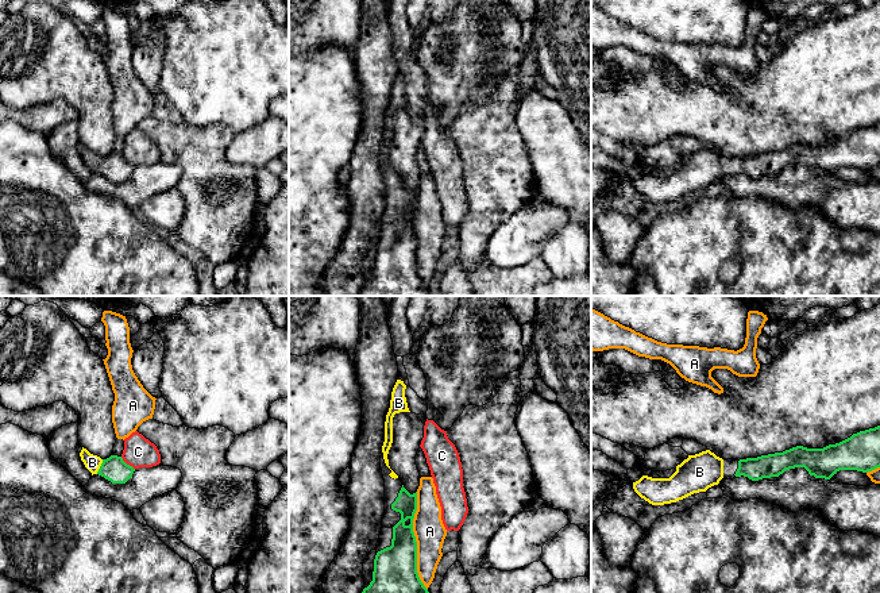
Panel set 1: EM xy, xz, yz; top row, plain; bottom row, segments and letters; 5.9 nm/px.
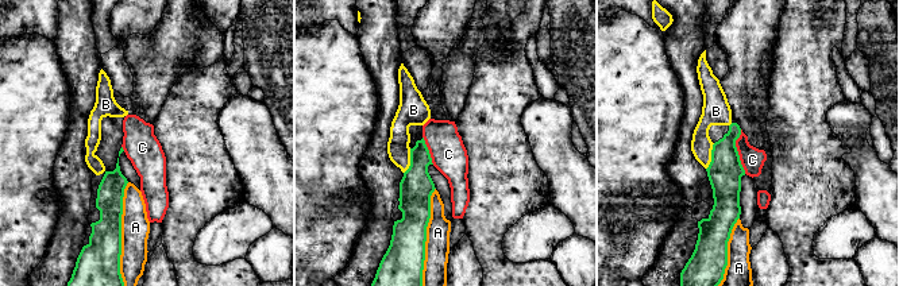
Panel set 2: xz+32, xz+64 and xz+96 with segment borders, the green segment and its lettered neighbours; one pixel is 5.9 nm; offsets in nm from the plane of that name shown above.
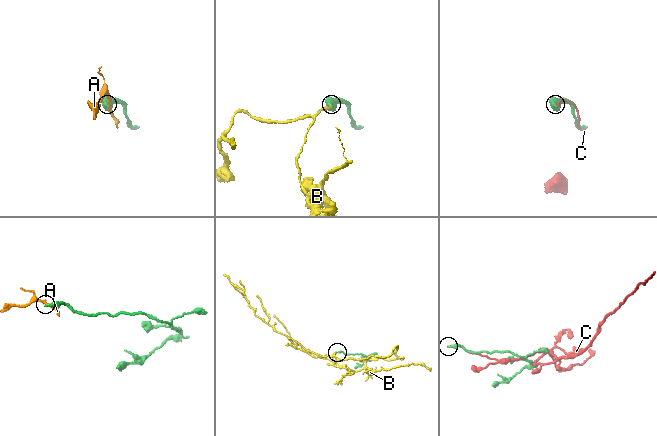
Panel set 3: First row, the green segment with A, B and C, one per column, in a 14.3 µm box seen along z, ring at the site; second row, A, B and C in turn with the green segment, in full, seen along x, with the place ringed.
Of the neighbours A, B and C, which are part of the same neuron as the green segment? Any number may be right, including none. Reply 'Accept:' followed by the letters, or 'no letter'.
Accept: B

